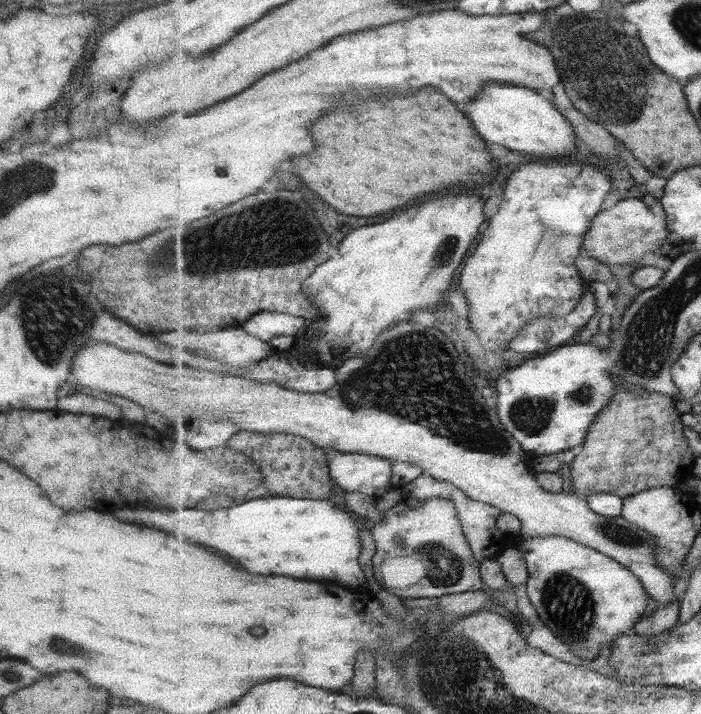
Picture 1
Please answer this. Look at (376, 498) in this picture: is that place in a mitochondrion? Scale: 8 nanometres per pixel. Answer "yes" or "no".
no

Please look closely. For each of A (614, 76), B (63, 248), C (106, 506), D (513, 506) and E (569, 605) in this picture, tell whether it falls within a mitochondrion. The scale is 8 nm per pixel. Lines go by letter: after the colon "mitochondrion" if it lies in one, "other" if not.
A: mitochondrion
B: other
C: other
D: other
E: mitochondrion

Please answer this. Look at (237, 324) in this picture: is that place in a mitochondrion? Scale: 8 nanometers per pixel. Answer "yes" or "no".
no

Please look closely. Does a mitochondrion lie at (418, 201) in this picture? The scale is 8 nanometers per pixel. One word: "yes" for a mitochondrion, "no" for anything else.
no

